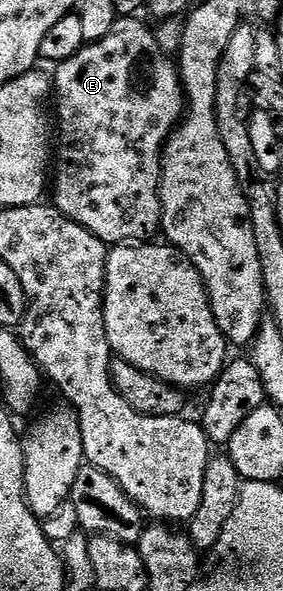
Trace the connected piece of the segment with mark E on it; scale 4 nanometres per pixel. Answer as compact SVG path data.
M134 17L115 18L112 29L102 39L87 42L75 55L68 57L68 61L57 64L52 75L52 111L58 114L56 119L56 146L52 151L52 195L53 206L57 207L61 215L66 215L76 225L88 229L101 243L107 245L130 245L135 241L146 241L159 234L162 225L162 197L160 184L162 182L162 156L164 148L171 135L174 134L184 114L184 92L182 76L178 64L162 52L158 39Z

